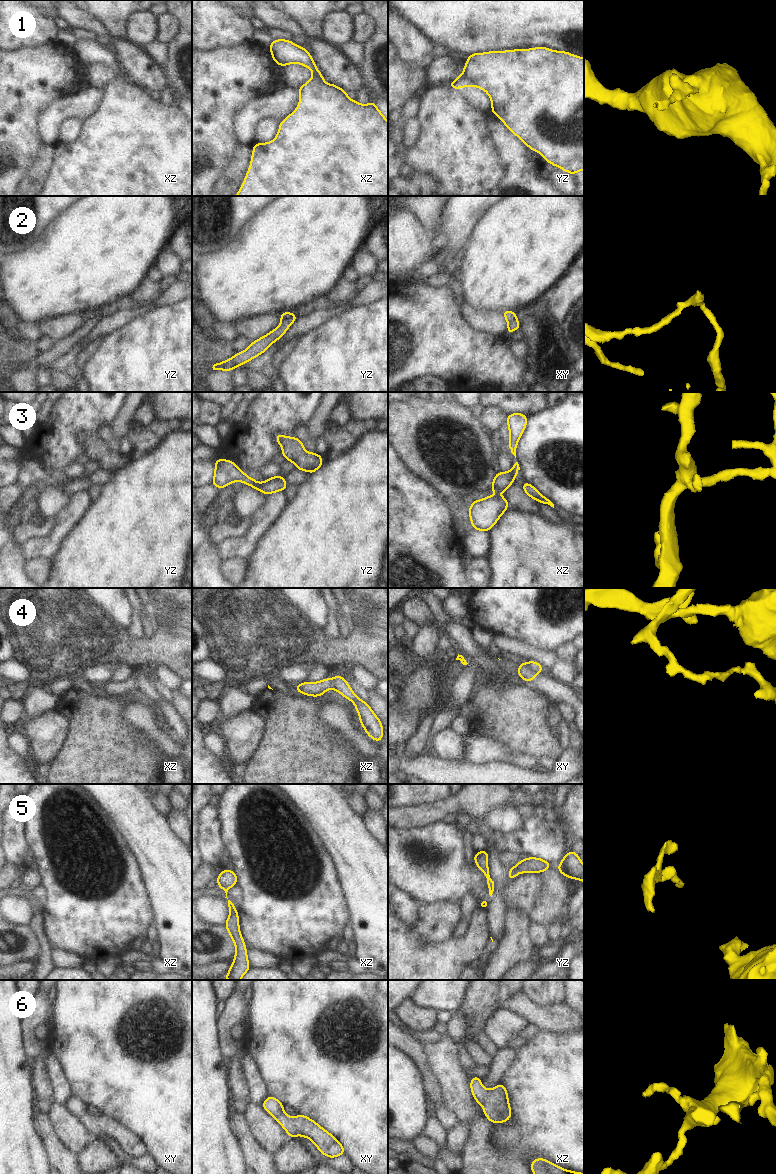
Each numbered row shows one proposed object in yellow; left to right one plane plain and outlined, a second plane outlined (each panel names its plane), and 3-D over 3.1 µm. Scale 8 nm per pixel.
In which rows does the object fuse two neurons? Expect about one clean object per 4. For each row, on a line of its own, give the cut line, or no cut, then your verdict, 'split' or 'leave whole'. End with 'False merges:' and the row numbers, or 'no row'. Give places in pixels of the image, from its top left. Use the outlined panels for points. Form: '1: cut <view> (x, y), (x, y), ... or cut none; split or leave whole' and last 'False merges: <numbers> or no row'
1: cut yz (462, 74), (476, 85); split
2: cut none; leave whole
3: cut xz (512, 469), (508, 473), (505, 472); split
4: cut xy (526, 663), (535, 673); split
5: cut none; leave whole
6: cut none; leave whole
False merges: 1, 3, 4

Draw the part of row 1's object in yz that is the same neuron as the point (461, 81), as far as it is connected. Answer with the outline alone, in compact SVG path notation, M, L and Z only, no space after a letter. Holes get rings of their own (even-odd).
M460 75L457 79L450 82L448 86L458 90L460 87L476 87L476 84L471 79Z

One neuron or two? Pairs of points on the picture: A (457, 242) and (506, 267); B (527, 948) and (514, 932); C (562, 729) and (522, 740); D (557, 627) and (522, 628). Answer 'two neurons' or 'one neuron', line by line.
A: two neurons
B: one neuron
C: two neurons
D: one neuron

